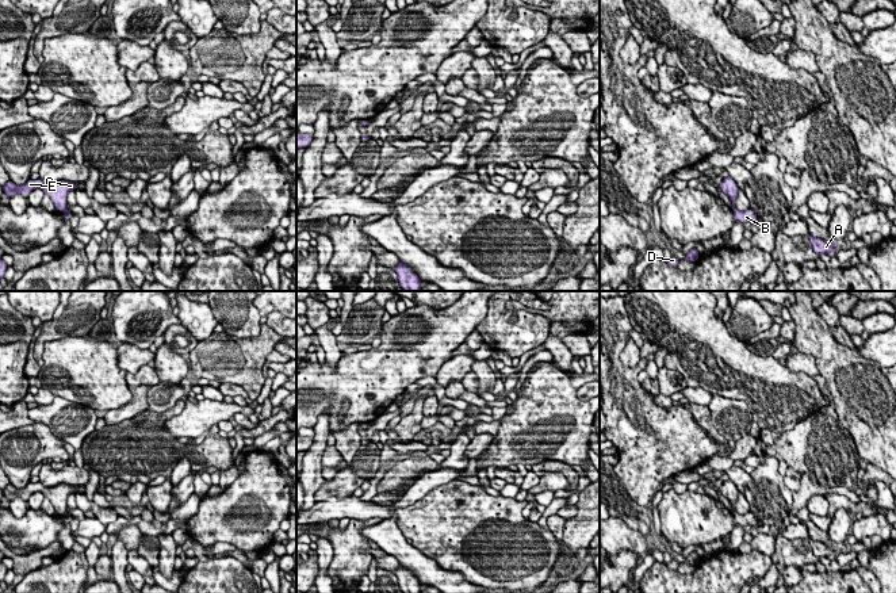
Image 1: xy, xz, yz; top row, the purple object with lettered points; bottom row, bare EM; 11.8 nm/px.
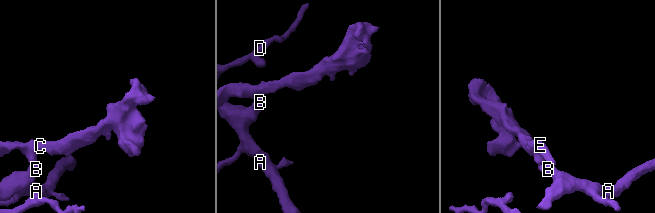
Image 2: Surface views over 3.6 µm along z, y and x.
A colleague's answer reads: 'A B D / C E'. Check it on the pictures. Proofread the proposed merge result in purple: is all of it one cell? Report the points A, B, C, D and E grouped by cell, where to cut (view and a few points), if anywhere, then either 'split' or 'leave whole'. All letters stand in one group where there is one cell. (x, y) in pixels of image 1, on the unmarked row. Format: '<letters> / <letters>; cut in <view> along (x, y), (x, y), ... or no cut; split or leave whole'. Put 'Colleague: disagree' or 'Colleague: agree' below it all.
A B D / C E; cut in xy along (65, 511), (62, 513); split
Colleague: agree

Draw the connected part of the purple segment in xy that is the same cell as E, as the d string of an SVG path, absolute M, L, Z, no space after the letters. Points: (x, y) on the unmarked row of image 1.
M28 482L27 486L23 489L18 489L11 483L3 489L3 494L7 497L8 501L12 501L15 497L27 500L35 491L41 491L46 498L51 501L54 510L58 514L64 514L66 512L66 500L70 494L76 494L76 486L57 485L53 487L45 487L41 482Z

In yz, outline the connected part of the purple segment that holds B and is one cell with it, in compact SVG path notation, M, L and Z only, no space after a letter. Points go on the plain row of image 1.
M736 512L732 513L735 523L740 524L742 527L744 525L751 525L753 529L758 529L757 519L751 512L747 512L746 514L739 514Z

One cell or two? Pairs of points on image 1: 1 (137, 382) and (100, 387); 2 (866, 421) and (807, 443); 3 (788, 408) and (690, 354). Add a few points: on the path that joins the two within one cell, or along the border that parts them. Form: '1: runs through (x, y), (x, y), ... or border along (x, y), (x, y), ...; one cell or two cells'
1: border along (127, 372), (126, 382), (131, 398), (108, 410); two cells
2: border along (831, 404), (838, 421), (849, 432), (854, 443); two cells
3: runs through (765, 383), (730, 348), (722, 343), (715, 343); one cell

